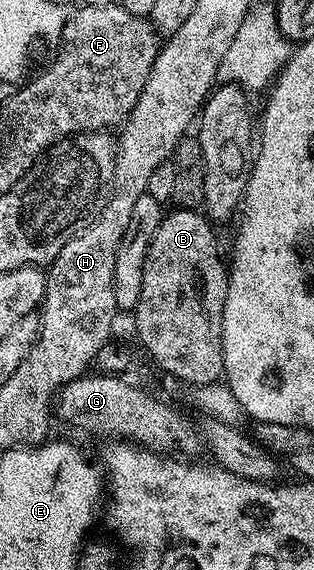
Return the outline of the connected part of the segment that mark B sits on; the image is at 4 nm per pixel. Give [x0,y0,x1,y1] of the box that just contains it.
[137,207,229,387]

